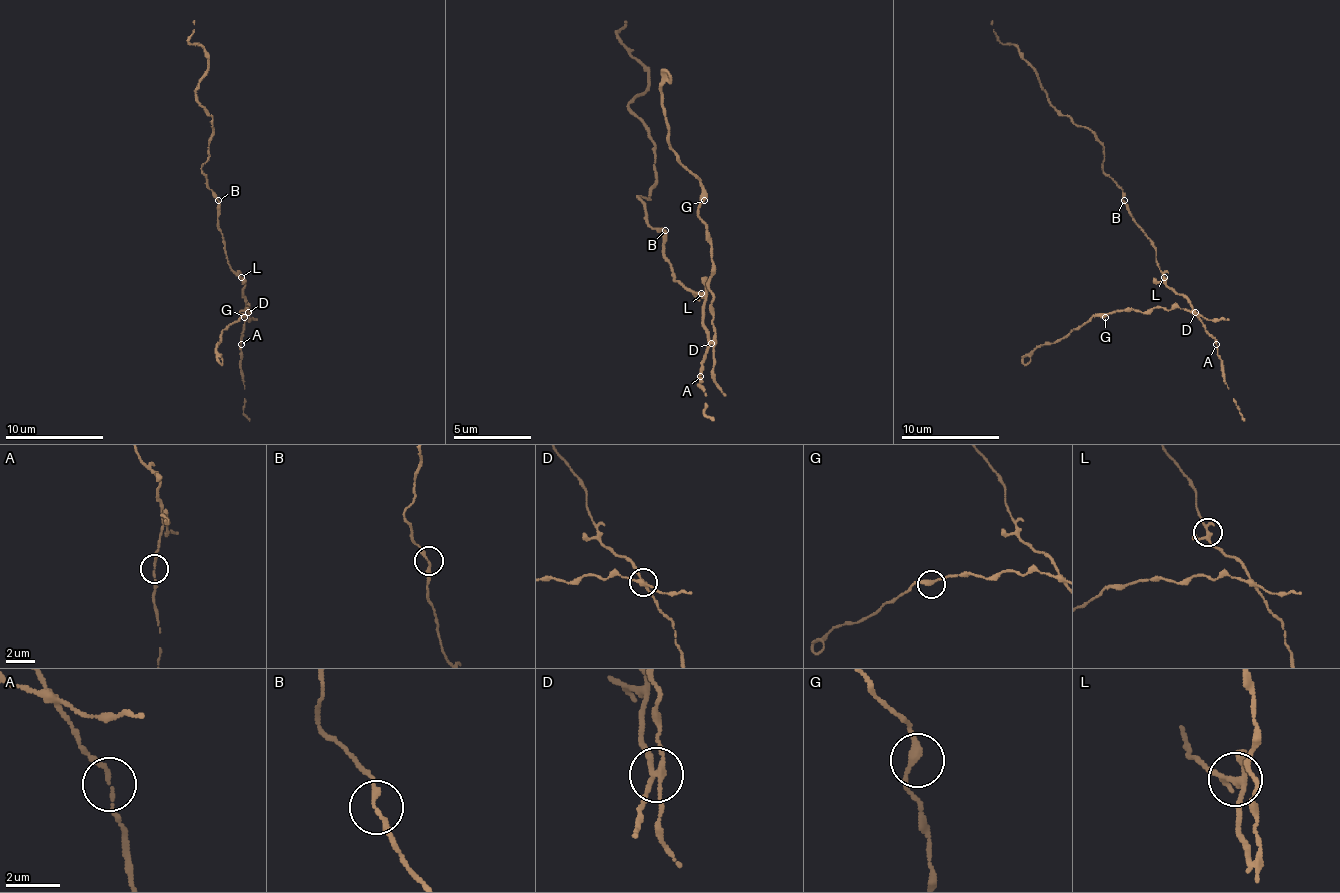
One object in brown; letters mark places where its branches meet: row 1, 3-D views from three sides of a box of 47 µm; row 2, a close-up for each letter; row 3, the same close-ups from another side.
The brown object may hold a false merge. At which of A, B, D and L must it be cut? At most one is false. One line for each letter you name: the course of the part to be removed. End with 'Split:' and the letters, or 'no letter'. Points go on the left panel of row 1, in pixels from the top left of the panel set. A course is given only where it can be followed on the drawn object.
Split: D

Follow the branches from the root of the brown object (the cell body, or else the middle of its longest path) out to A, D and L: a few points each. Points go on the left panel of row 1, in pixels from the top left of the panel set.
A: (222, 235), (226, 262), (244, 285), (246, 321), (241, 344)
D: (222, 235), (226, 262), (244, 285), (244, 302), (249, 312)
L: (222, 235), (226, 262), (241, 277)

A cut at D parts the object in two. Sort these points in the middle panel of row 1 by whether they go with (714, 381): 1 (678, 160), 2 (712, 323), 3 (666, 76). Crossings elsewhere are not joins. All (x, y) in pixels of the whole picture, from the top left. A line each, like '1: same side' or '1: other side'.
1: same side
2: same side
3: same side

